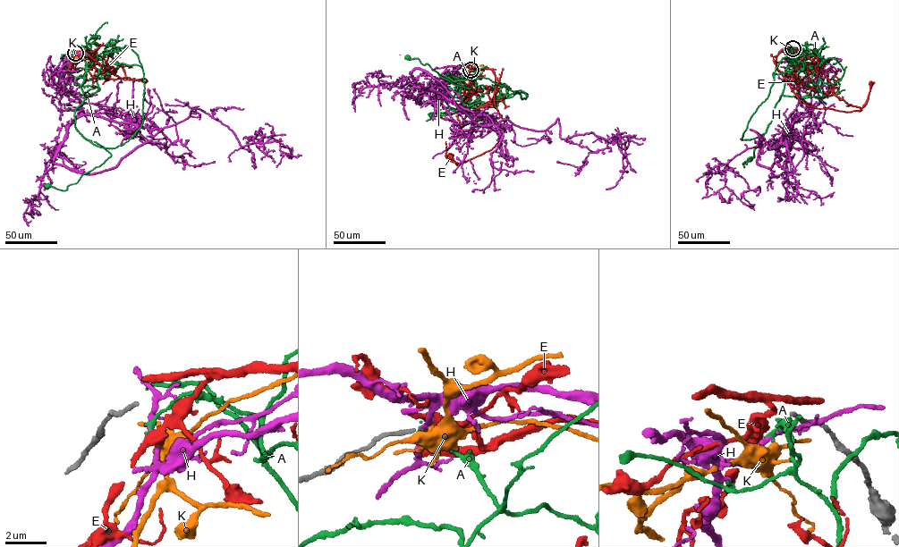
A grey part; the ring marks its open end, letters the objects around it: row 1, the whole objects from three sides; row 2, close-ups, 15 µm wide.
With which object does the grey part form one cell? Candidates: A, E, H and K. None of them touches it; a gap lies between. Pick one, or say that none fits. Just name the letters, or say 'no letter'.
no letter

